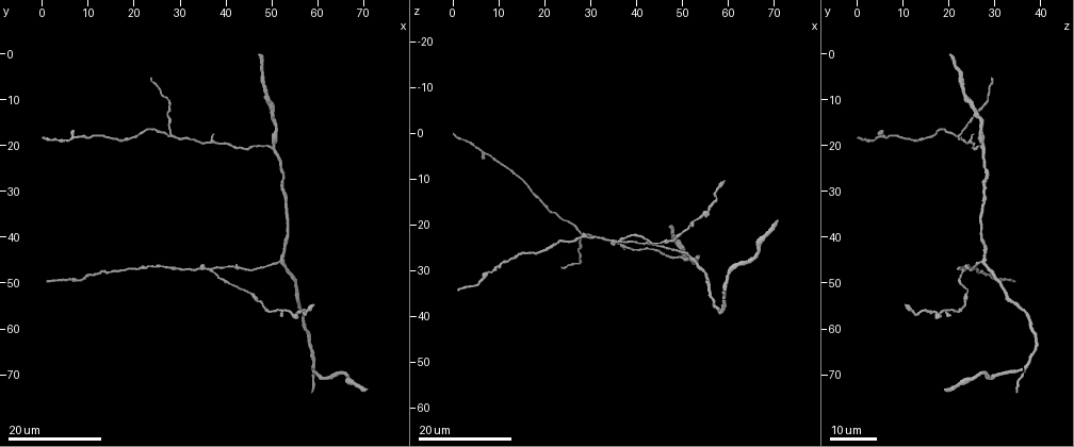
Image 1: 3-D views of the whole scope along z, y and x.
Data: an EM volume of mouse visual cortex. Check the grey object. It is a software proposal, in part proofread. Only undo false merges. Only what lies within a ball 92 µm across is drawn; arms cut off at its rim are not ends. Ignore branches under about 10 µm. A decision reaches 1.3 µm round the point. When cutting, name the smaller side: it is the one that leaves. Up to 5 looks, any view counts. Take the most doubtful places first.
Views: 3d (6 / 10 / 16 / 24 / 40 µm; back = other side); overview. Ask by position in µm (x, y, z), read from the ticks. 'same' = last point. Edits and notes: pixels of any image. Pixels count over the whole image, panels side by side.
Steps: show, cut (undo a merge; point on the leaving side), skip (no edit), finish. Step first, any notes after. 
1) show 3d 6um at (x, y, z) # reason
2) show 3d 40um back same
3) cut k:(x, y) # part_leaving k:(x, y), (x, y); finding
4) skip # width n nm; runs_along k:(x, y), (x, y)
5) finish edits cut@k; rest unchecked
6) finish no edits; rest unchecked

show 3d 16um at (36.0, 46.5, 23.5) # three-way junction

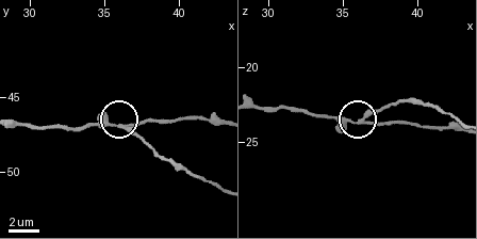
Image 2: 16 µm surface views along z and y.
show 3d 6um at (36.4, 47.0, 23.2)

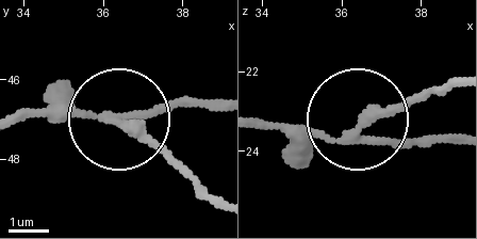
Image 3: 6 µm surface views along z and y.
cut 3:(160, 146) # part_leaving 3:(120, 122), (218, 196); two cells meet here

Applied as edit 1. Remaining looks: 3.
show overview

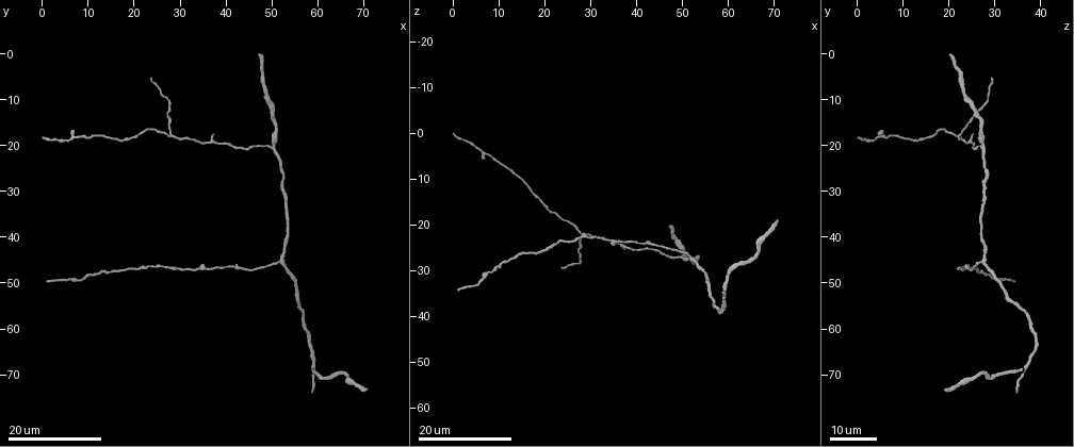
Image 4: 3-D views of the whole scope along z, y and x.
show 3d 16um at (52.0, 45.0, 27.5) # arms part here

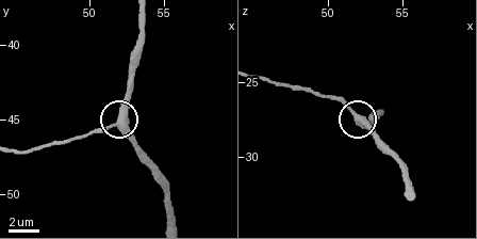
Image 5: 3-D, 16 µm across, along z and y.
show 3d 10um at (51.8, 45.4, 27.4)

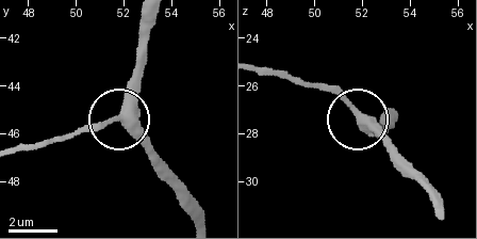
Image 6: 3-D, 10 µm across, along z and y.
skip # width 290 nm; runs_along 6:(147, 22), (135, 95), (120, 120), (163, 166); all the same cell

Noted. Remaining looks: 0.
finish edits cut@3; rest unchecked

